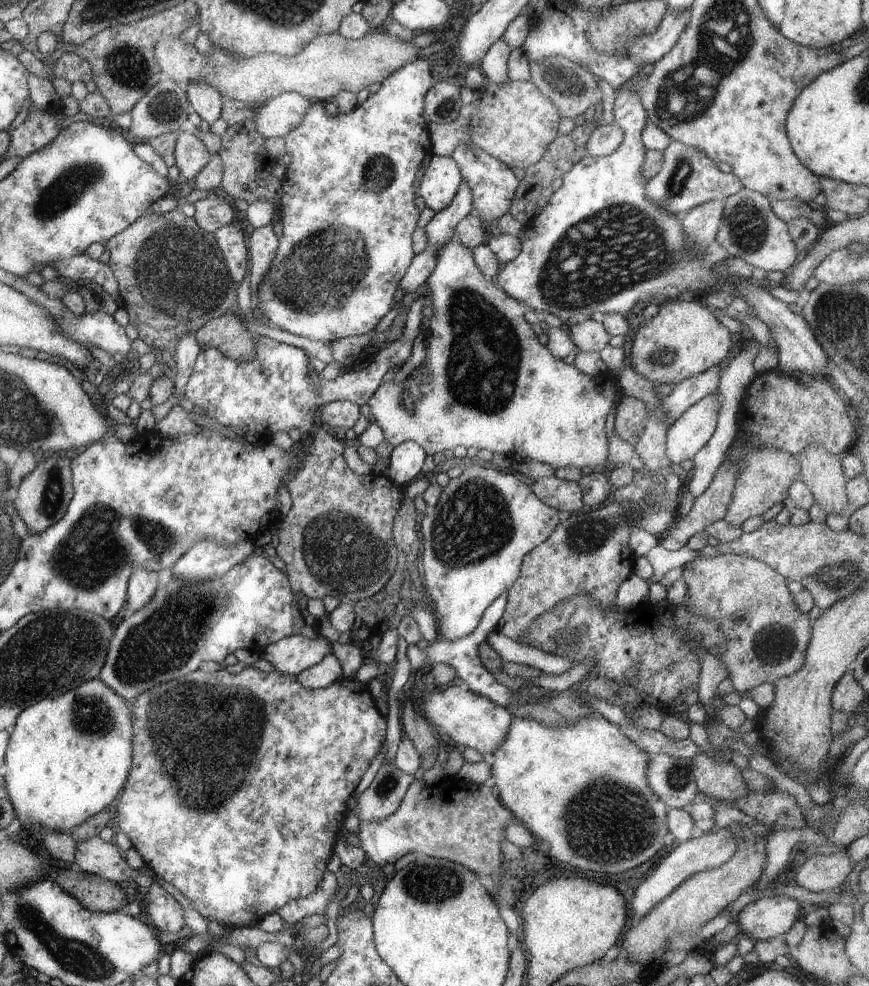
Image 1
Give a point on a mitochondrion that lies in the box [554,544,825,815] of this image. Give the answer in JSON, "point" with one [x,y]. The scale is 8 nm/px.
{"point":[774,644]}

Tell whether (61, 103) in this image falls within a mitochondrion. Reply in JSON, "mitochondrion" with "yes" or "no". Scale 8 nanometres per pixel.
{"mitochondrion":"no"}

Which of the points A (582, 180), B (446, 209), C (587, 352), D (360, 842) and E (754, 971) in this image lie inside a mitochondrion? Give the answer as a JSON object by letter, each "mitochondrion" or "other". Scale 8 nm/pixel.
{"A":"other","B":"other","C":"other","D":"other","E":"other"}

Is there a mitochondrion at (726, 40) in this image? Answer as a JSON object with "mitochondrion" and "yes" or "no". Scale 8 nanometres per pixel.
{"mitochondrion":"yes"}

